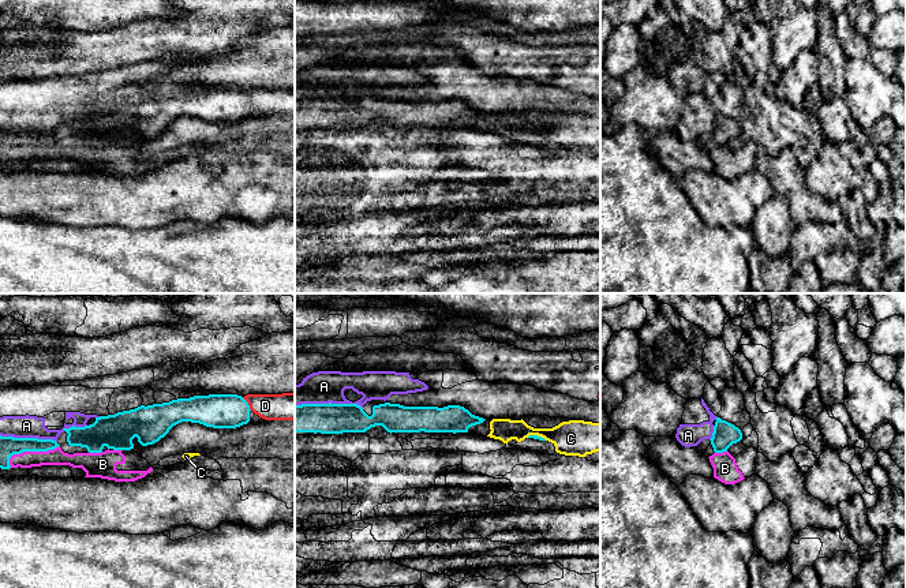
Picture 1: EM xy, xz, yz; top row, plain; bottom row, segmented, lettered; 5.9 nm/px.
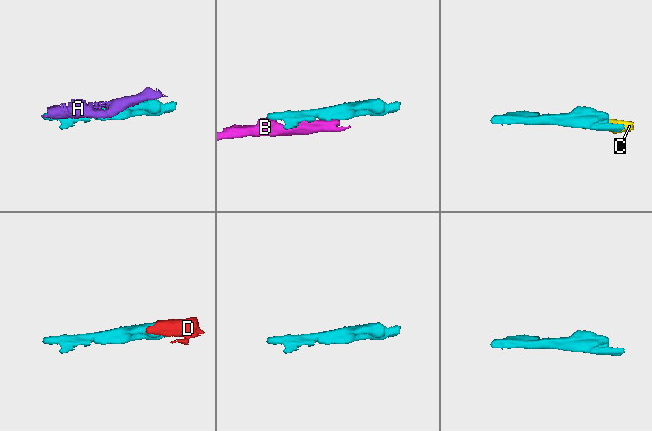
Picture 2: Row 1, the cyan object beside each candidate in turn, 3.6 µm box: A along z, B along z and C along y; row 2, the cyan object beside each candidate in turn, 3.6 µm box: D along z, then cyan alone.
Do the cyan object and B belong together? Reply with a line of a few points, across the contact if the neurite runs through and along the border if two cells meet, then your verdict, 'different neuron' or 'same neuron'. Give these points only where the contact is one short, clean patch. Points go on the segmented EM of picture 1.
different neuron

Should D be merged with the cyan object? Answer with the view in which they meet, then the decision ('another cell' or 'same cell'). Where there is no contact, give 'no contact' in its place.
xy | another cell

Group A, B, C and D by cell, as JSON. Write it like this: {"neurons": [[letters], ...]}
{"neurons": [["A"], ["B", "C"], ["D"]]}

